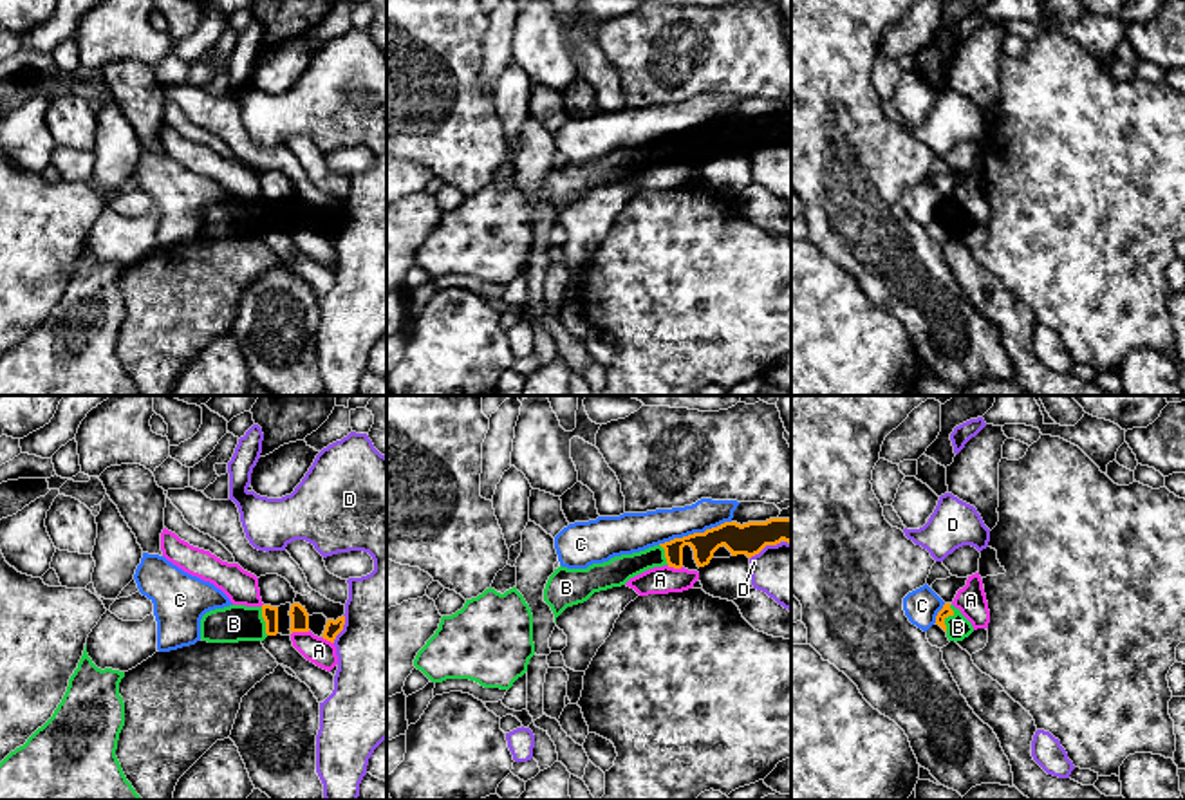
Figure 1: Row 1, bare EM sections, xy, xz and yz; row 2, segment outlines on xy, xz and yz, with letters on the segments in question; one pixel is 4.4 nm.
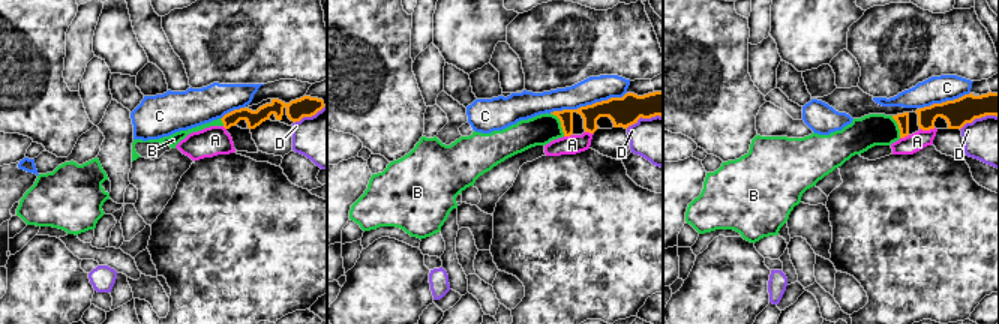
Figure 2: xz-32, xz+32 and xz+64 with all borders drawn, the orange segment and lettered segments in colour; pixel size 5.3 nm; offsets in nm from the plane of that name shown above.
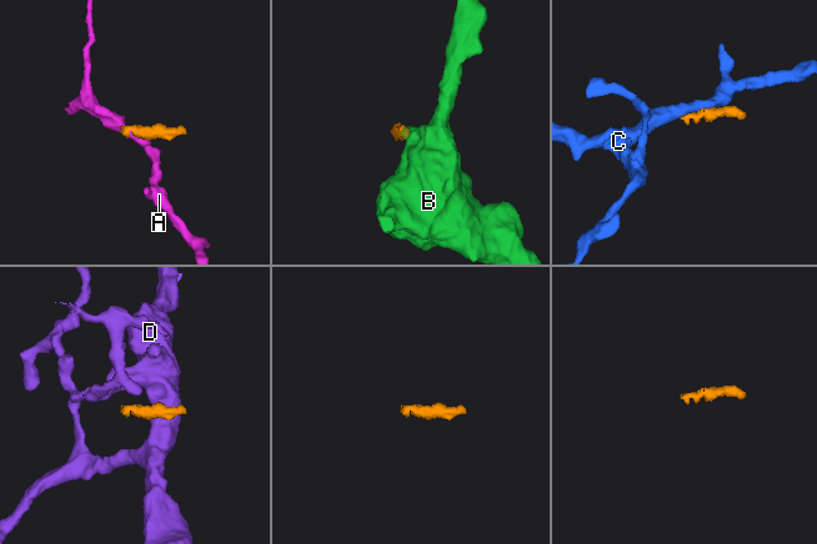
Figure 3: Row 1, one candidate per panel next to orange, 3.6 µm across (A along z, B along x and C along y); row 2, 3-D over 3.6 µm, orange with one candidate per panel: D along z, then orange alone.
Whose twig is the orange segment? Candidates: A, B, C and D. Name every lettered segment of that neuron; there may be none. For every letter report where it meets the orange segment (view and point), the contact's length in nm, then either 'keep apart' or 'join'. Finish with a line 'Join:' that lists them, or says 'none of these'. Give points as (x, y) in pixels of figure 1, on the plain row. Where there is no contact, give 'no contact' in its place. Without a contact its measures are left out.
A: xy (300, 226) | 90 nm | keep apart
B: yz (947, 212) | 120 nm | join
C: xz (694, 129) | 340 nm | keep apart
D: xy (342, 224) | 140 nm | keep apart
Join: B

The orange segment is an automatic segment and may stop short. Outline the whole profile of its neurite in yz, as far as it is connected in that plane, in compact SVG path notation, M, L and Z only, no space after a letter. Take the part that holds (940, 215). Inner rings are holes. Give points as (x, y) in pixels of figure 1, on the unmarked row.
M945 199L943 204L936 211L936 220L939 220L948 237L963 237L974 228L972 219L950 199Z

